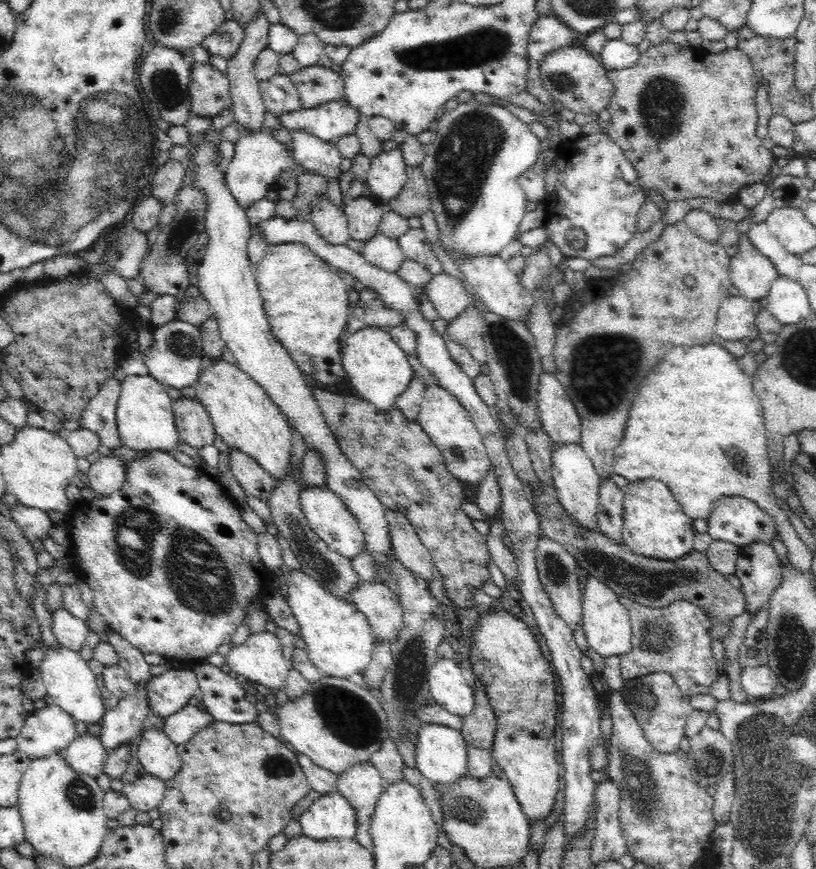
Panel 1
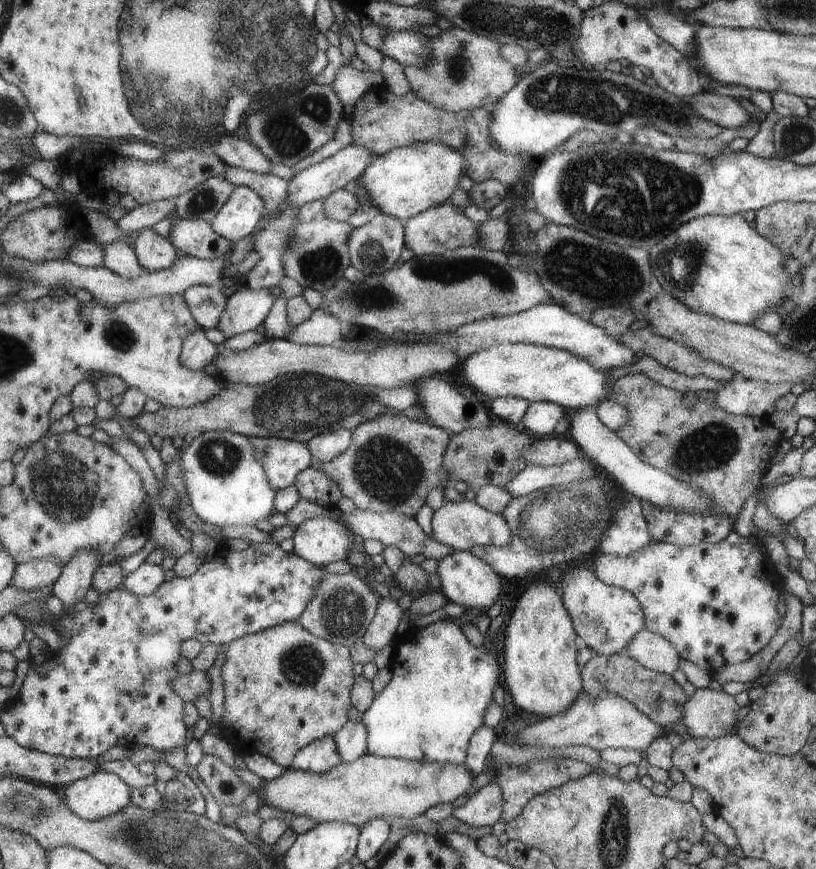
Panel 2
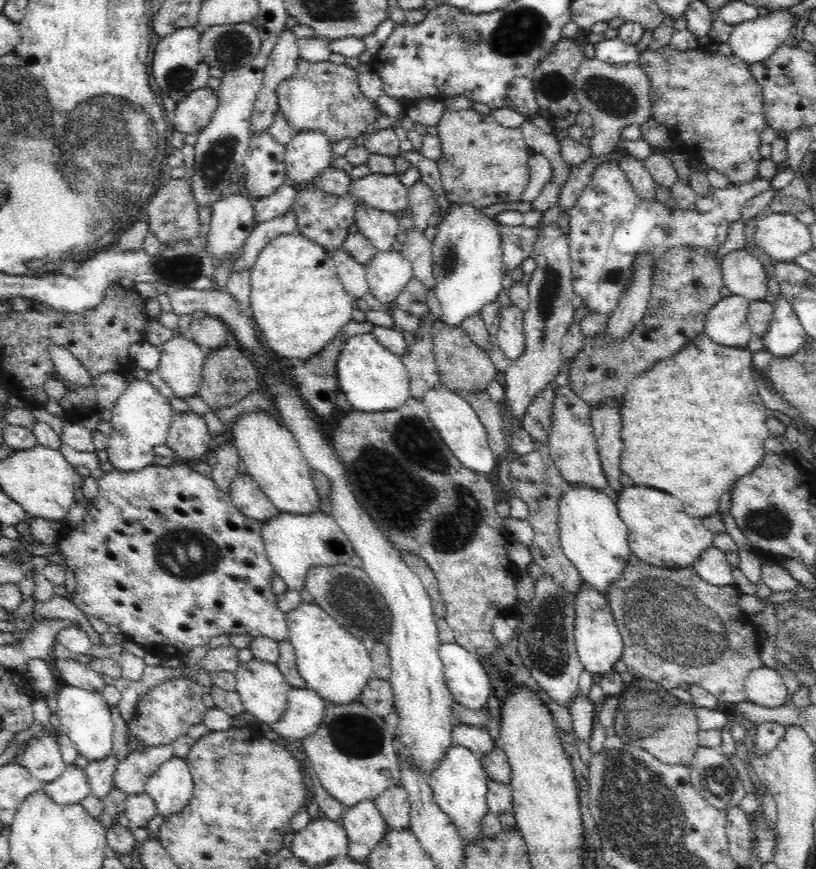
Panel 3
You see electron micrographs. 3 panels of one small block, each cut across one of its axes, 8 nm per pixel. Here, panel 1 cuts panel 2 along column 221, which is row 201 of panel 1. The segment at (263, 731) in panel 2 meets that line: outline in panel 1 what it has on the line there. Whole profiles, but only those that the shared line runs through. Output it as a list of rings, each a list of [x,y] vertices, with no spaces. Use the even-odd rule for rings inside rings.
[[[664,40],[662,44],[652,45],[647,52],[641,54],[634,66],[621,68],[620,70],[605,69],[605,75],[610,84],[613,85],[613,94],[609,96],[609,104],[606,106],[610,114],[610,122],[605,133],[610,140],[617,144],[629,163],[635,168],[642,190],[646,193],[657,192],[668,202],[684,202],[684,200],[696,200],[696,198],[707,198],[714,202],[730,203],[738,201],[741,188],[760,183],[761,178],[770,173],[770,165],[775,157],[762,145],[761,138],[757,136],[756,124],[758,114],[756,110],[756,92],[758,92],[759,79],[754,72],[752,64],[746,58],[746,54],[736,50],[726,49],[719,54],[711,54],[700,48],[681,48]]]

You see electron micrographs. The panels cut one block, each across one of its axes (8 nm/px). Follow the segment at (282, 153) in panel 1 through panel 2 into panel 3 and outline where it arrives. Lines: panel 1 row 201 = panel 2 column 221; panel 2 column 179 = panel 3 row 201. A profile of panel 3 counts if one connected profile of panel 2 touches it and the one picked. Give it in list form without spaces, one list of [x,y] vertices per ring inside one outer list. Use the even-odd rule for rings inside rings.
[[[244,191],[231,195],[226,193],[211,209],[211,222],[204,231],[207,250],[217,258],[230,258],[243,246],[255,226],[254,200]]]

